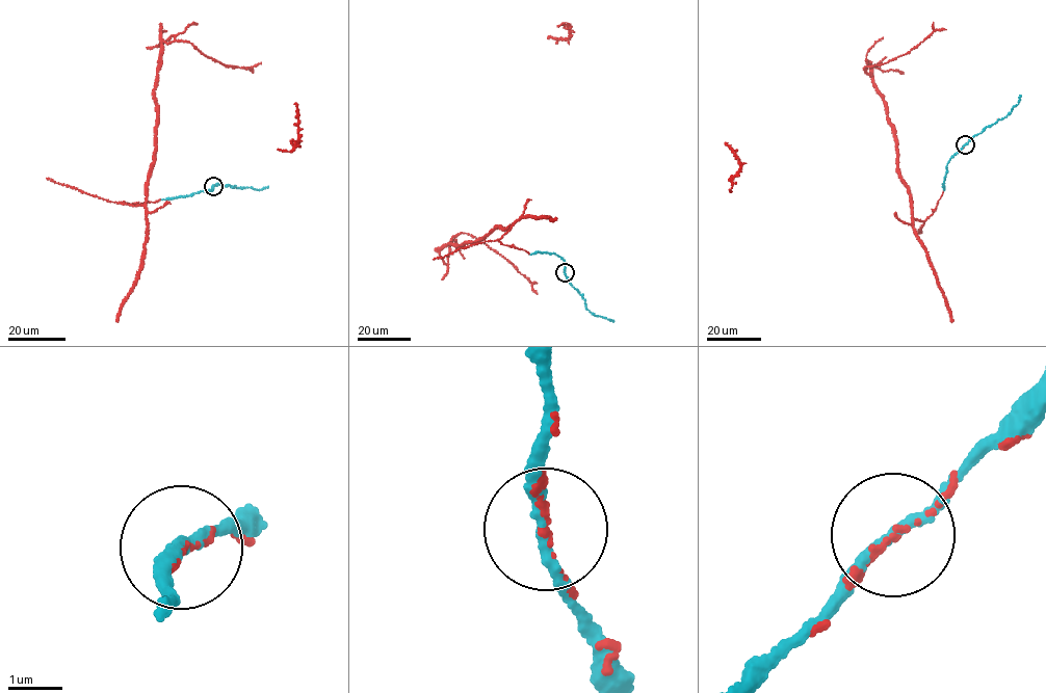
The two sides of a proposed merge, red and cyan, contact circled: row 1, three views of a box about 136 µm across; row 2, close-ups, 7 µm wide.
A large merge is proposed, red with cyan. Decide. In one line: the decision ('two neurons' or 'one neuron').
one neuron

